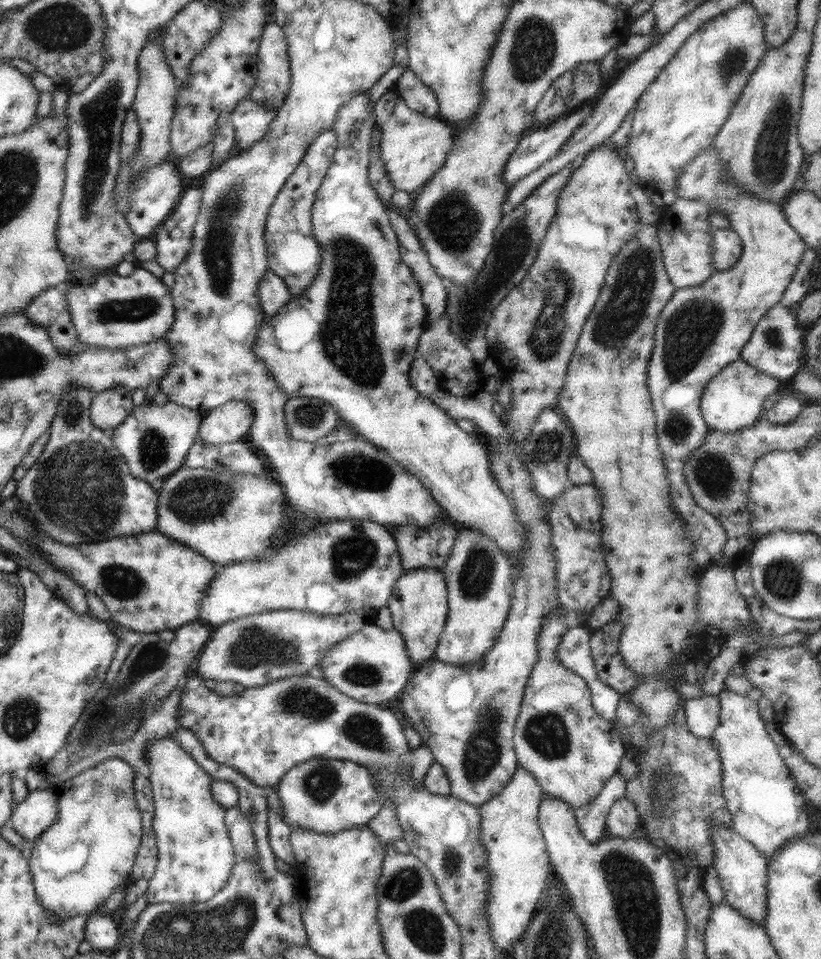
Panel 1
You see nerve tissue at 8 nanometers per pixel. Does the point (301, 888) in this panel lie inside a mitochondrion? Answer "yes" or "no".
no

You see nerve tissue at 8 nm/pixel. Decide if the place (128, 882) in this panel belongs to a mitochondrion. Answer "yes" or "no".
no

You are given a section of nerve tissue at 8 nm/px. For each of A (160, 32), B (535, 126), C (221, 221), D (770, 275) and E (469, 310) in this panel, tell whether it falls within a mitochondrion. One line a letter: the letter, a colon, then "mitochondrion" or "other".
A: other
B: other
C: mitochondrion
D: other
E: mitochondrion

